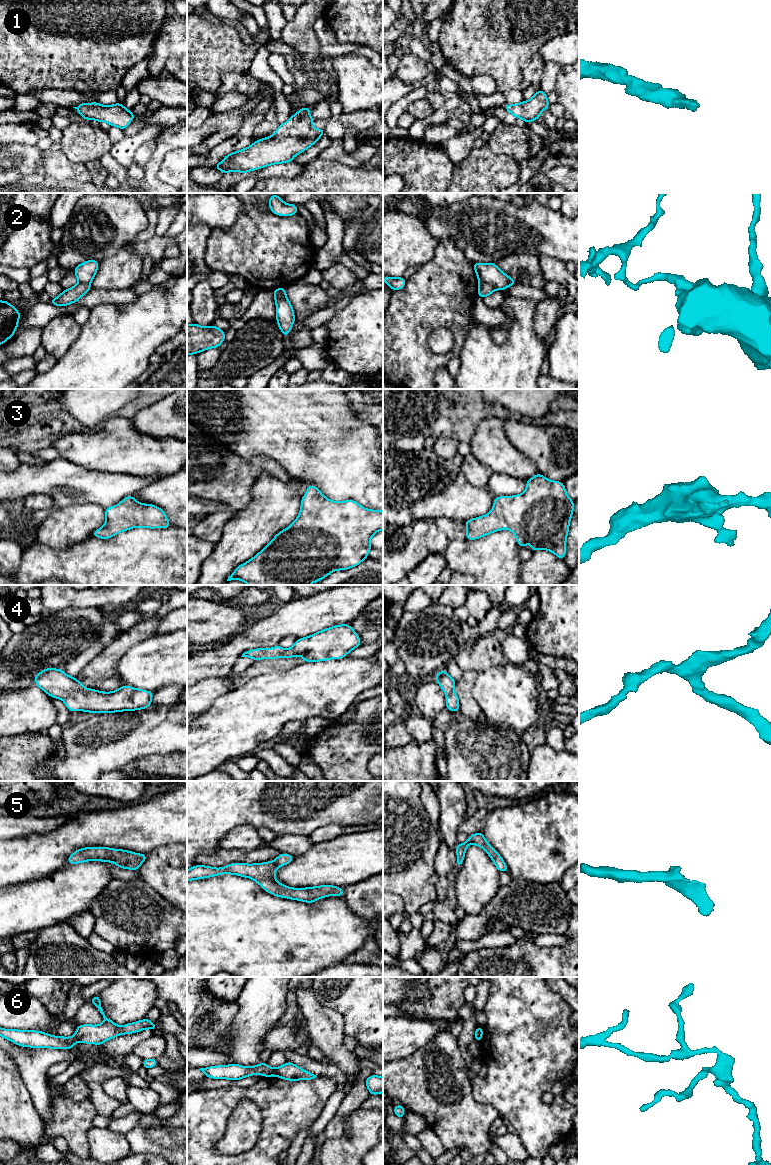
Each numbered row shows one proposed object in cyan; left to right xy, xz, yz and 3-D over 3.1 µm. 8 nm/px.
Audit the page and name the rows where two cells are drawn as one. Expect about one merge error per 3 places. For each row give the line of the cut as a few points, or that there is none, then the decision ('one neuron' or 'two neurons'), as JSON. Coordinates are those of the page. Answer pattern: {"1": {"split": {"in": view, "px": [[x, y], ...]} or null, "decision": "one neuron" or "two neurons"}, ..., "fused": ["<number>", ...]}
{"1": {"split": null, "decision": "one neuron"}, "2": {"split": {"in": "yz", "px": [[479, 281], [490, 283], [496, 288]]}, "decision": "two neurons"}, "3": {"split": null, "decision": "one neuron"}, "4": {"split": null, "decision": "one neuron"}, "5": {"split": null, "decision": "one neuron"}, "6": {"split": {"in": "xy", "px": [[74, 1035], [78, 1040]]}, "decision": "two neurons"}, "fused": ["2", "6"]}

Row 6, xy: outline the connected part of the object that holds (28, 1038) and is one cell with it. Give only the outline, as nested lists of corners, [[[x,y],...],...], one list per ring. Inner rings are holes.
[[[0,1028],[0,1036],[9,1039],[14,1044],[33,1047],[33,1048],[53,1048],[53,1049],[71,1049],[78,1039],[72,1037],[52,1036],[48,1033],[33,1030],[15,1030]]]

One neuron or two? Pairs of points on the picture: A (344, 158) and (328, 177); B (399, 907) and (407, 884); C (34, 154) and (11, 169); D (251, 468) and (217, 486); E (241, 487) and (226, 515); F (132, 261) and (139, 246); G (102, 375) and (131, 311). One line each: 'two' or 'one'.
A: two
B: two
C: one
D: one
E: two
F: two
G: one

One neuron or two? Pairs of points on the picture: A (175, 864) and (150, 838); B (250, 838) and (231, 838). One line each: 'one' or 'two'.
A: two
B: one

